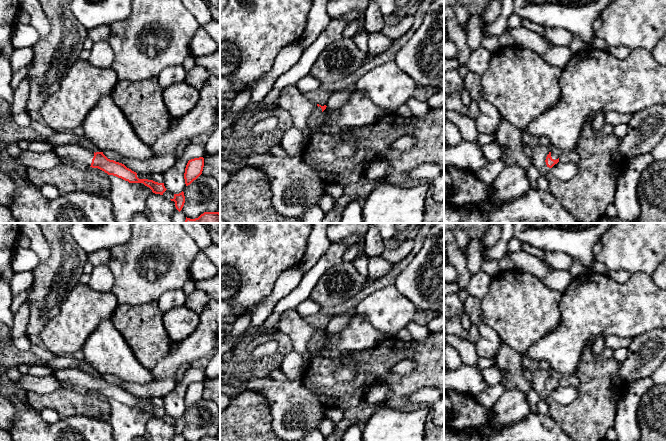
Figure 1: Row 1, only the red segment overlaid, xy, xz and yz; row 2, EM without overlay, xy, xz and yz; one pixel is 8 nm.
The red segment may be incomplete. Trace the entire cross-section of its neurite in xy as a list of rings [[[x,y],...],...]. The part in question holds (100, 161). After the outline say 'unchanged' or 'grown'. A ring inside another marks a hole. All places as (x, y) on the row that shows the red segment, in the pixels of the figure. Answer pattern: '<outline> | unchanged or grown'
[[[61,144],[54,147],[55,153],[62,158],[68,159],[71,164],[98,168],[108,175],[121,178],[129,183],[143,183],[153,193],[163,195],[167,190],[164,183],[153,180],[139,179],[137,173],[127,168],[124,164],[108,159],[103,152],[92,152],[79,144]]] | grown

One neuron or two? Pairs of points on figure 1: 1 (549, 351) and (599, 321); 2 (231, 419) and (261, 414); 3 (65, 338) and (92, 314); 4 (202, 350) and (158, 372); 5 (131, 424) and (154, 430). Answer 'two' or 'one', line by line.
1: one
2: one
3: one
4: one
5: two

